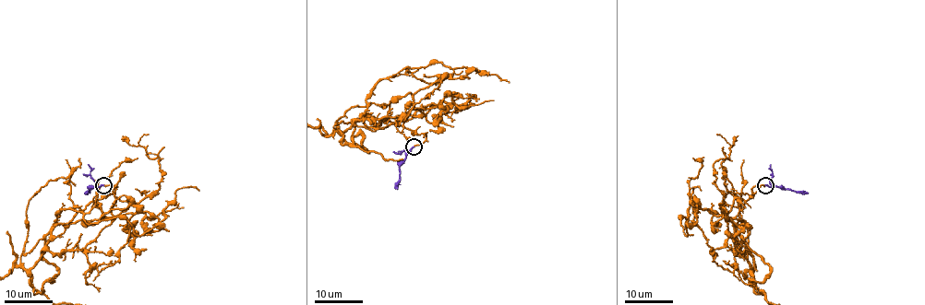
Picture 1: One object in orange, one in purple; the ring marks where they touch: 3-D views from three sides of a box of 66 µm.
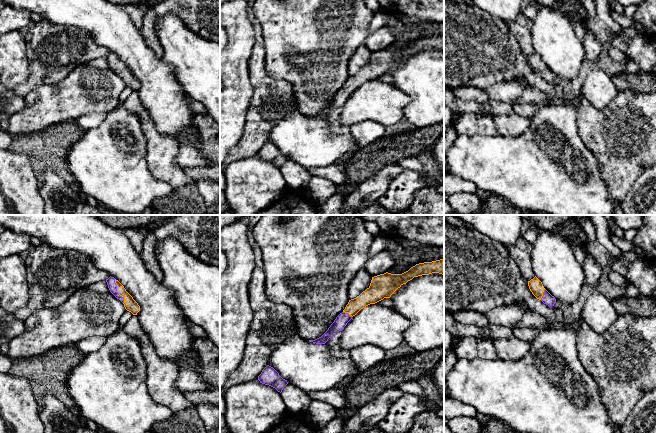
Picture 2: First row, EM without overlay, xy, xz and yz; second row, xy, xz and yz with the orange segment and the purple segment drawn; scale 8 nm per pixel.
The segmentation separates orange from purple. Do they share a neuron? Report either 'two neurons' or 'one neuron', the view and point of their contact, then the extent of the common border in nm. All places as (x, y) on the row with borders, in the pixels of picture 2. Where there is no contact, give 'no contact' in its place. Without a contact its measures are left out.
one neuron | xy (117, 291) | 220 nm

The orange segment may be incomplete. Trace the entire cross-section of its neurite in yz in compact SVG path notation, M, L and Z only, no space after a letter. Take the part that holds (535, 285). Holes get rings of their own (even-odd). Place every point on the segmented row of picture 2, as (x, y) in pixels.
M535 276L528 281L528 286L532 294L544 304L554 306L556 299L543 286L542 282Z

